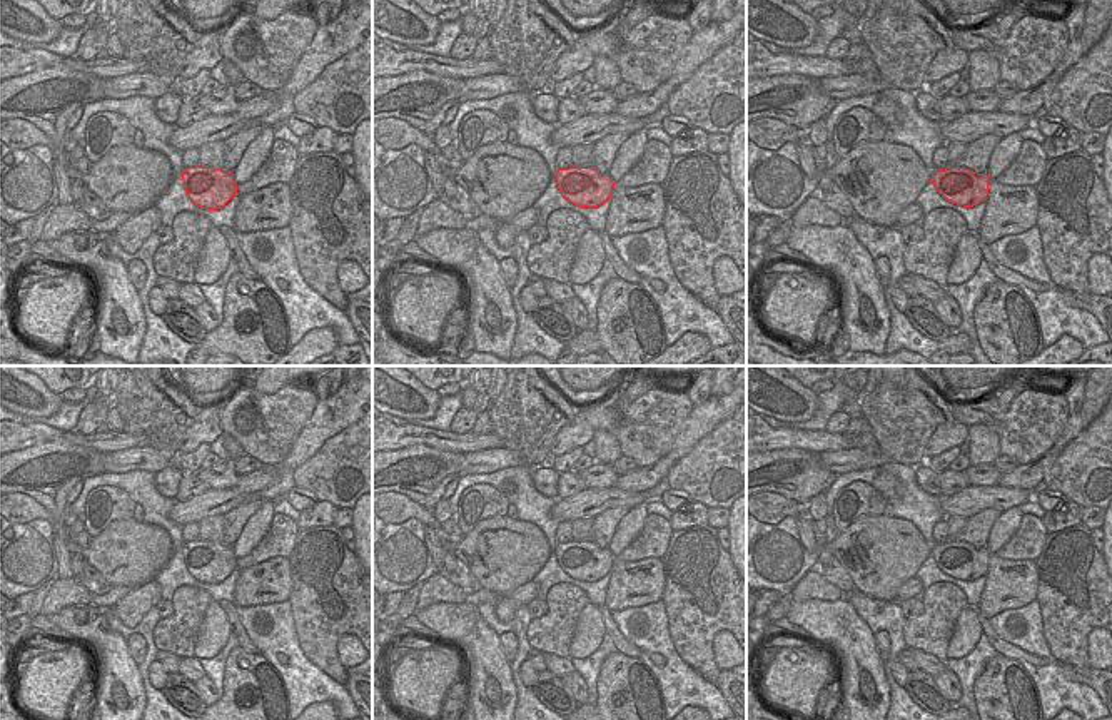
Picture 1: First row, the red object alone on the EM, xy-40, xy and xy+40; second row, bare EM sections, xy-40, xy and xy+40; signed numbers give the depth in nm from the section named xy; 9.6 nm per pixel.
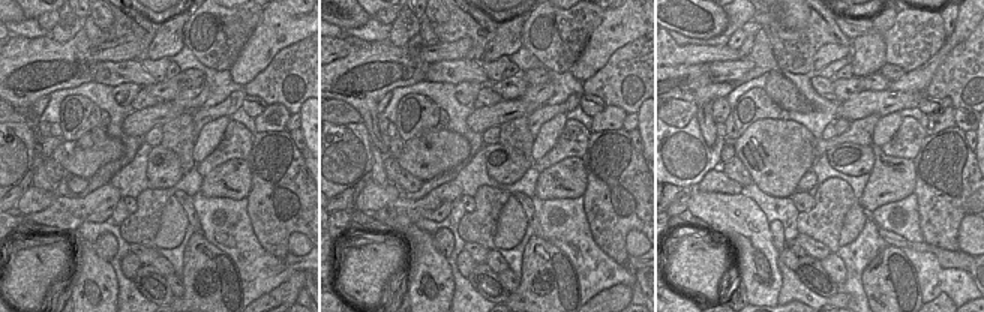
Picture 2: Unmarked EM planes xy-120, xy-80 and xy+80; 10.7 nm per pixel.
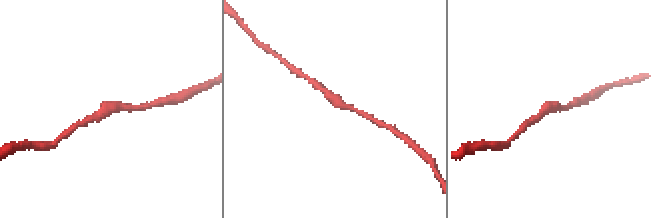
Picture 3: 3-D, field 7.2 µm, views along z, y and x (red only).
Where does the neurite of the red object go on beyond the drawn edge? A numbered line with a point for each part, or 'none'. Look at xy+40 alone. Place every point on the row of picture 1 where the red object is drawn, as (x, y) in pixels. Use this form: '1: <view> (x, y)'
none

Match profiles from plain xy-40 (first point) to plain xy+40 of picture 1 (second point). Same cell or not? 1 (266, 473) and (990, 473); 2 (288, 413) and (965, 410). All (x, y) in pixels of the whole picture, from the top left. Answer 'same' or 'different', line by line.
1: different
2: same

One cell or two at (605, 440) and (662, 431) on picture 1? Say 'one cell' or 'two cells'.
two cells

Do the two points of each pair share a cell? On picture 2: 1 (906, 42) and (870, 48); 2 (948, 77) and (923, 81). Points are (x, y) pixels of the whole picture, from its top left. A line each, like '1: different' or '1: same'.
1: different
2: different

